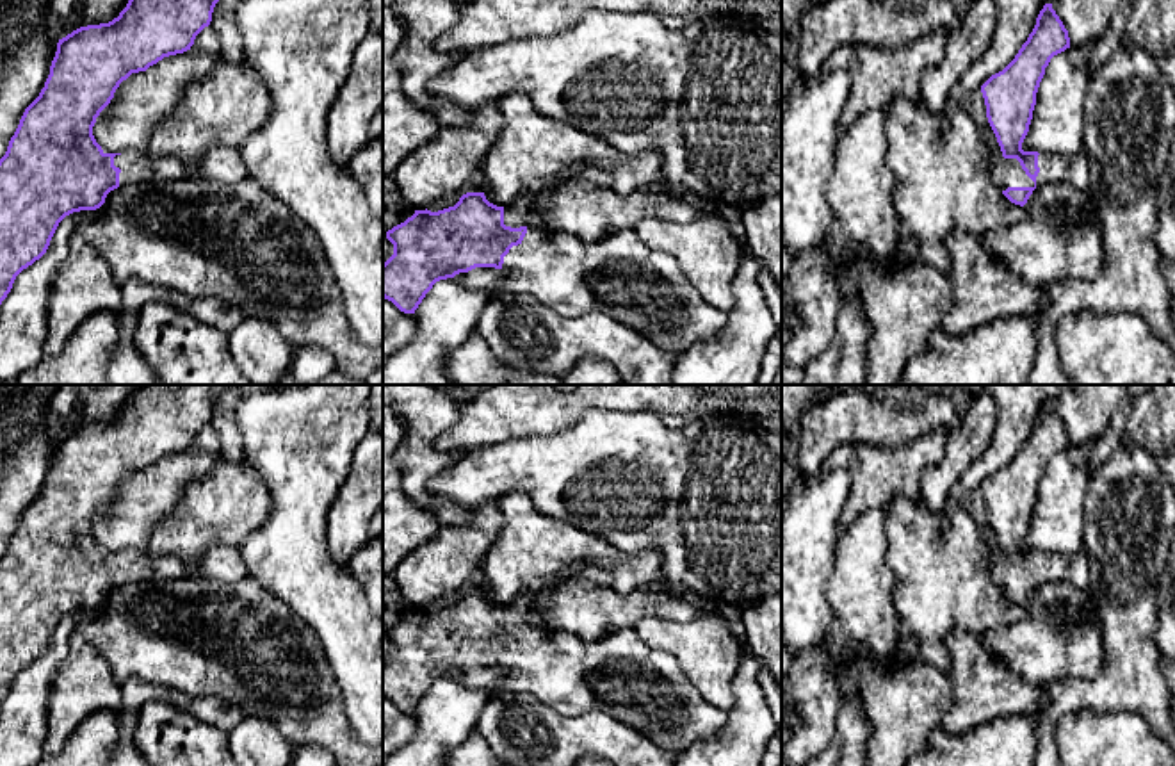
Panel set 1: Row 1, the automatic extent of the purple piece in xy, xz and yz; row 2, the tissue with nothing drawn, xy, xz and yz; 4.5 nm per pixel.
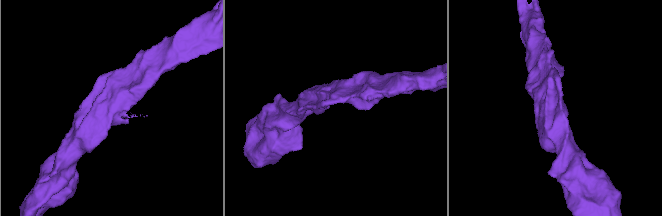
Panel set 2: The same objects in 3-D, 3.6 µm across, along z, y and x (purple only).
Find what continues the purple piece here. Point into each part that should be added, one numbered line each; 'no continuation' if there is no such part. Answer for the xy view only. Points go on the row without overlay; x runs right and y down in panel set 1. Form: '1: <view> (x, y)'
1: xy (225, 563)

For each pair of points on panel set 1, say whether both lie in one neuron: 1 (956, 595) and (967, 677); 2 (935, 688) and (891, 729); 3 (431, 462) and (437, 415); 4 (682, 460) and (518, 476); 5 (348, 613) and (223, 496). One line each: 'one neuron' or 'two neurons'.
1: two neurons
2: one neuron
3: one neuron
4: one neuron
5: two neurons

